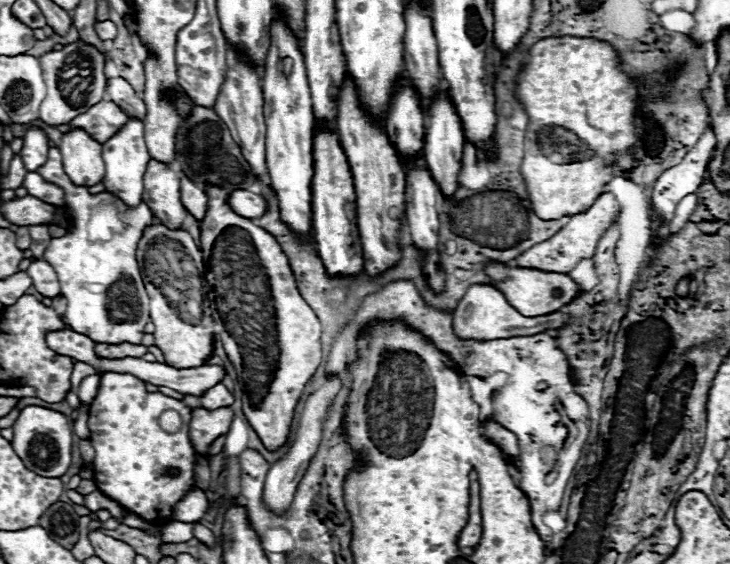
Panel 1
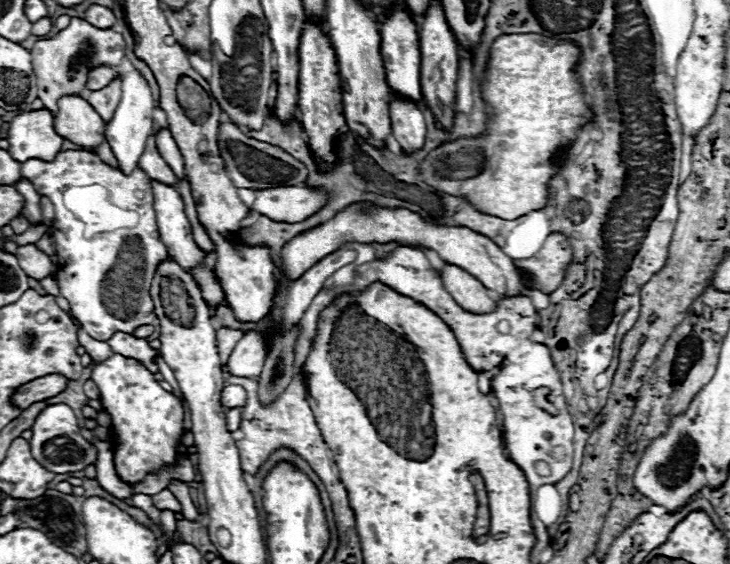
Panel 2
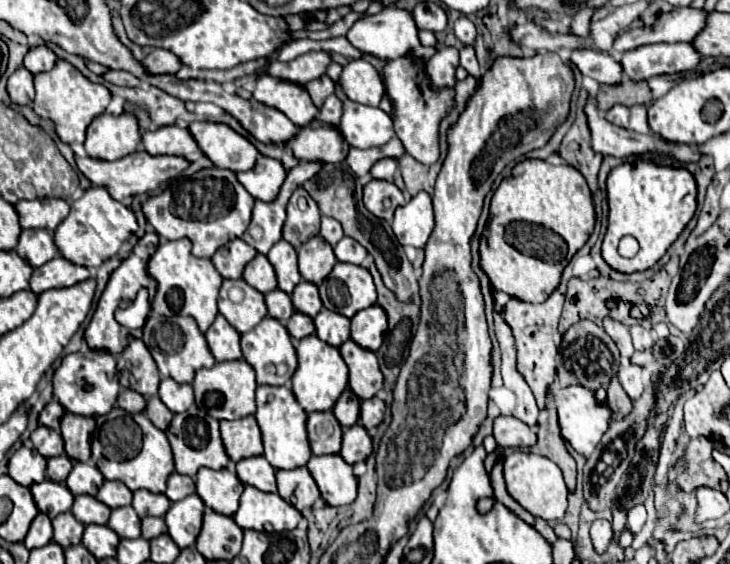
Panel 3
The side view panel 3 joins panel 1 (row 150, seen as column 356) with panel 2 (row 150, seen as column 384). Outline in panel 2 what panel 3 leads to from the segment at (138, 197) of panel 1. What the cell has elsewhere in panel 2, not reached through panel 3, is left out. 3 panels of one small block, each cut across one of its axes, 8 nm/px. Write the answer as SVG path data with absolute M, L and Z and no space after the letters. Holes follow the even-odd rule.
M132 68L128 74L124 74L120 104L114 112L114 118L106 124L108 144L112 146L112 152L120 164L120 168L124 170L124 174L132 172L132 168L138 164L138 160L146 148L146 140L152 134L152 110L154 110L154 98L152 98L150 84L136 68Z

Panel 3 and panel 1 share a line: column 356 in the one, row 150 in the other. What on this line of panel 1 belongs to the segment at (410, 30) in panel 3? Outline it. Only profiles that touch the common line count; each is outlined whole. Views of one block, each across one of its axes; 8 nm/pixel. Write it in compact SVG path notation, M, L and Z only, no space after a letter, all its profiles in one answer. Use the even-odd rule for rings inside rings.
M30 126L22 140L24 146L20 150L20 158L28 172L36 172L36 168L48 160L48 136L40 126Z

